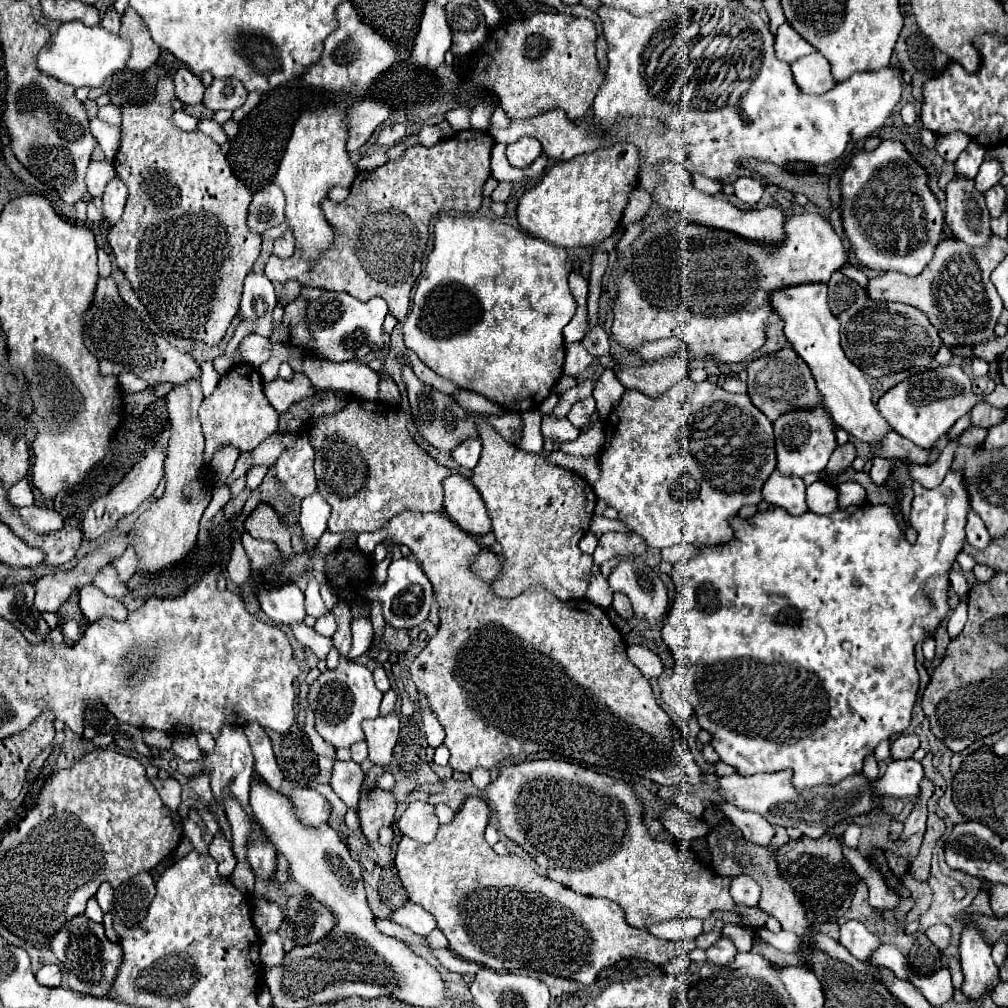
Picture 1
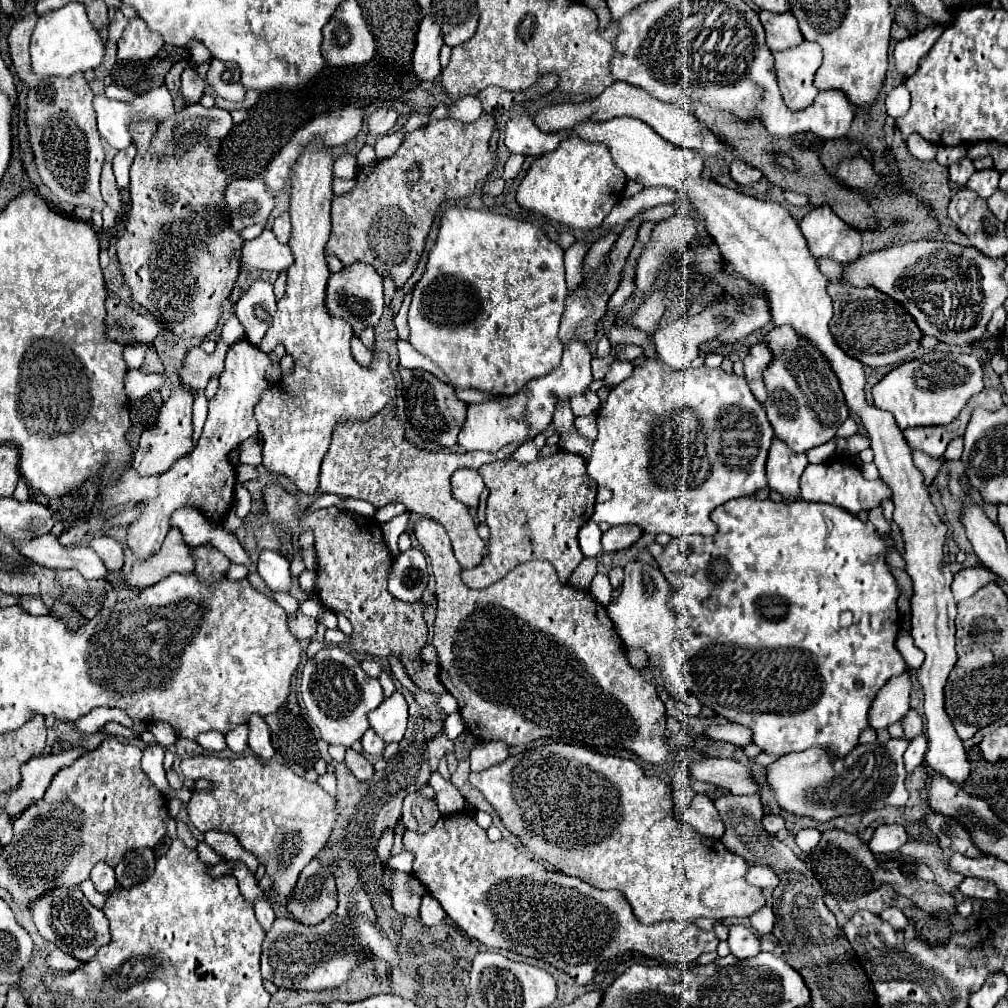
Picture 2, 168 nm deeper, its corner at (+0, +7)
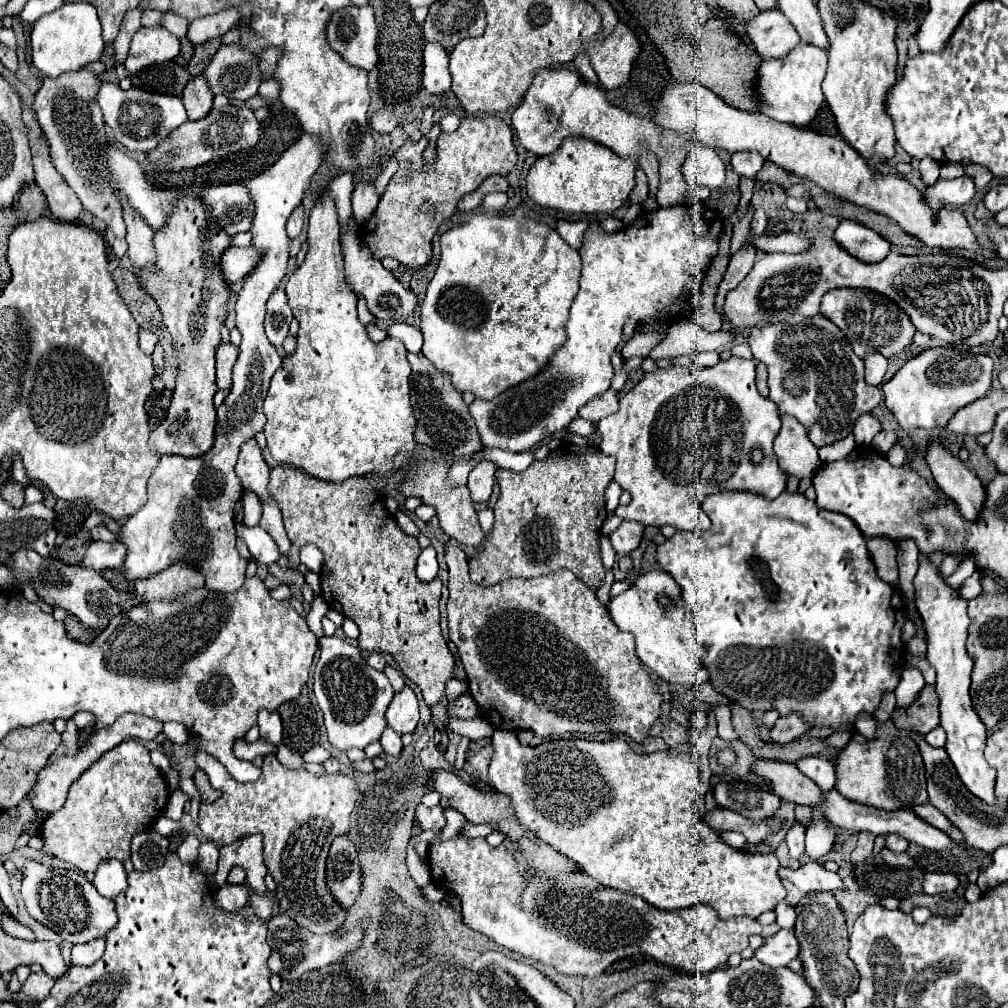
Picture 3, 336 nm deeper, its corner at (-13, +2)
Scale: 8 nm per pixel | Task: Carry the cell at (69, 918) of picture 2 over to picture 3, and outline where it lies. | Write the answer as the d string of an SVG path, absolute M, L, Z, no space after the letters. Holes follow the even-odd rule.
M26 859L22 869L20 895L28 913L36 921L50 927L52 931L58 931L64 941L70 941L74 945L96 939L96 935L106 935L118 921L114 901L102 897L86 879L86 875L76 869L52 869L34 859Z

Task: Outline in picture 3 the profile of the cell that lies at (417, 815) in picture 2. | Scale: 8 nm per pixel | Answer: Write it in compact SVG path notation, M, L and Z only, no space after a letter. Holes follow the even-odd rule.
M418 805L416 807L416 819L424 831L440 831L446 825L446 817L444 817L440 805L436 805L436 807Z

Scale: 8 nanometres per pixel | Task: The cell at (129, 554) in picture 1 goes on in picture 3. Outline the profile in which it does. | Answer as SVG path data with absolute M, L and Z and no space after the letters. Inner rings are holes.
M92 541L88 545L88 549L84 551L80 565L92 567L96 571L100 571L100 569L120 569L122 557L126 557L126 547L122 547L120 541L116 541L116 543Z

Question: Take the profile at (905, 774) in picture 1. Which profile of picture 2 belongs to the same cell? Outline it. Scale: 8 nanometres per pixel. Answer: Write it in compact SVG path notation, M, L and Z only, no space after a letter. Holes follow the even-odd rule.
M917 736L917 738L911 740L911 744L909 744L909 748L905 750L905 756L903 756L907 776L911 776L913 770L923 764L925 750L927 750L927 740L925 740L925 736Z

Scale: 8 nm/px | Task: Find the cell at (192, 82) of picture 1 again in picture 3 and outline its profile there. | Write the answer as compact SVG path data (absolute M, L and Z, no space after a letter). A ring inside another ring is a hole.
M202 75L194 77L184 87L184 95L182 95L184 107L188 111L188 119L190 121L196 121L196 119L206 117L210 113L210 109L212 109L212 99L214 99L214 95L208 89L206 79L202 79Z

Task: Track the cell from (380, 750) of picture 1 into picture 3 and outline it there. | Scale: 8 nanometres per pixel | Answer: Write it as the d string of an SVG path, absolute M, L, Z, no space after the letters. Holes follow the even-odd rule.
M404 685L404 689L394 695L392 703L386 709L386 719L388 719L388 725L400 735L412 733L416 729L416 725L418 725L418 699L408 685Z

